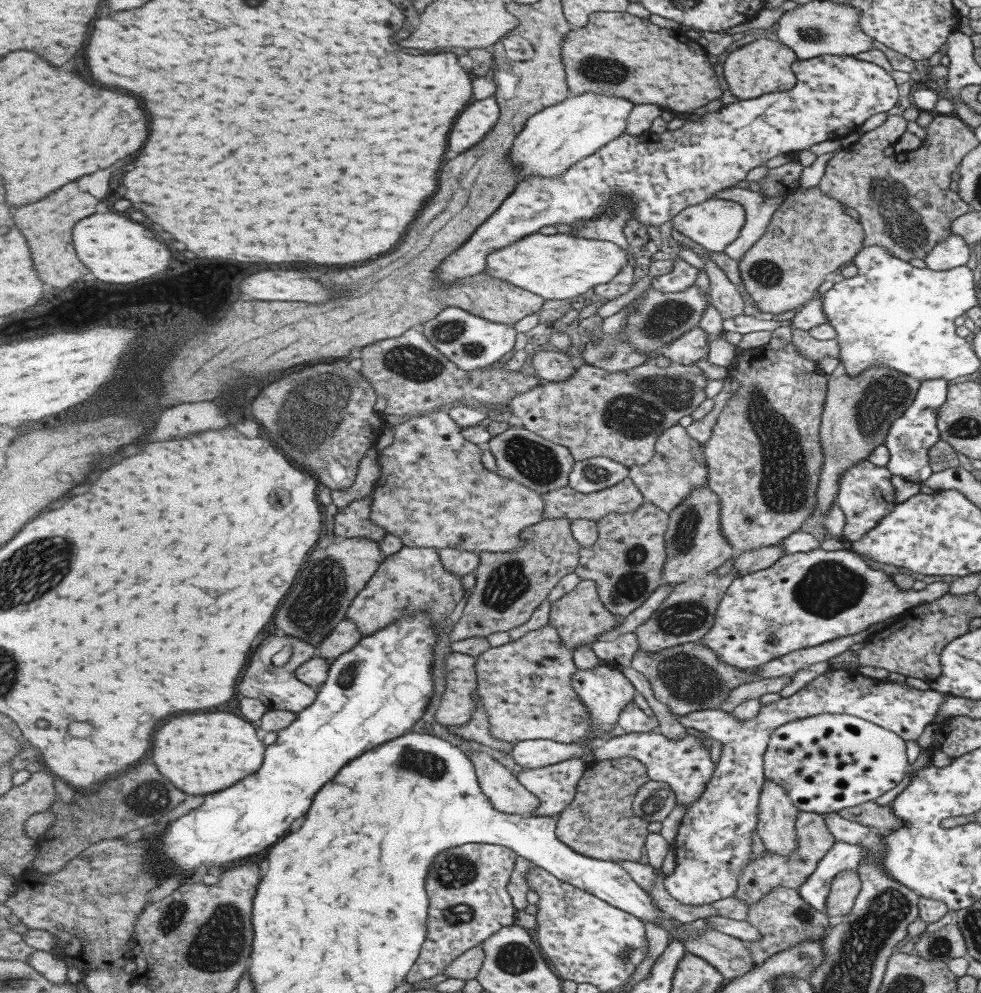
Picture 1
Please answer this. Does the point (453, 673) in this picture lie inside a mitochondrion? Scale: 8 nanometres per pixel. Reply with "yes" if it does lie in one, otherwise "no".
no

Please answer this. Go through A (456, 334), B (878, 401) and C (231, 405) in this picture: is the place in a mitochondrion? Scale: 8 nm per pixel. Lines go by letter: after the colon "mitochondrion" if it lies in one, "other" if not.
A: mitochondrion
B: mitochondrion
C: other

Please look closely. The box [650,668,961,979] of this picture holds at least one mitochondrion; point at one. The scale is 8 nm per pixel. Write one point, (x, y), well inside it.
(939, 947)

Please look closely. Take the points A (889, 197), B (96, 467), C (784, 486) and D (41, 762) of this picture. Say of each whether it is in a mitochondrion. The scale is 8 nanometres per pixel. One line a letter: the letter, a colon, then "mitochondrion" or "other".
A: mitochondrion
B: other
C: mitochondrion
D: other

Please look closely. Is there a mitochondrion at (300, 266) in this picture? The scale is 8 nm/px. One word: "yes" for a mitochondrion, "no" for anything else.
no

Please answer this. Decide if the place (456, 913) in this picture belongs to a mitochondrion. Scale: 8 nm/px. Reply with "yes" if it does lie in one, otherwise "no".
yes

